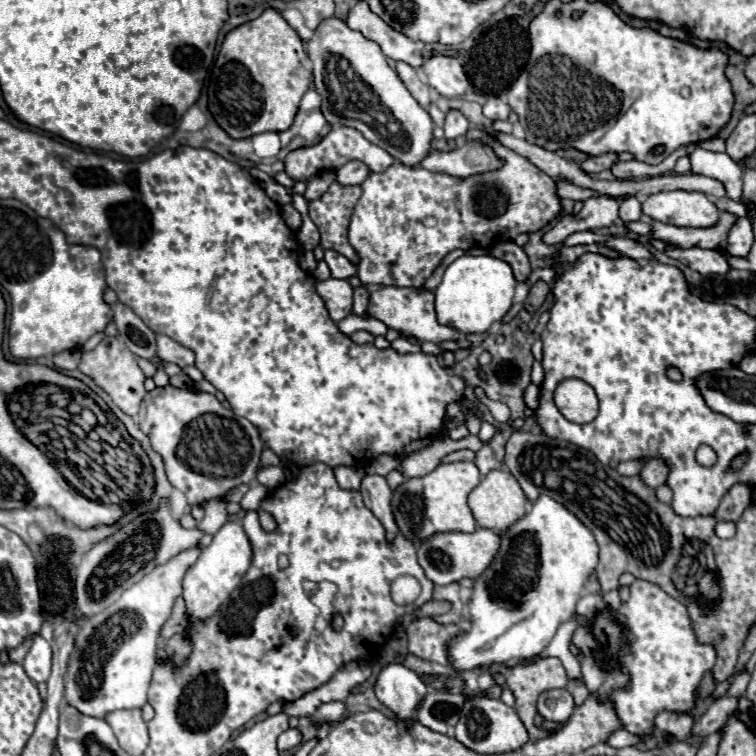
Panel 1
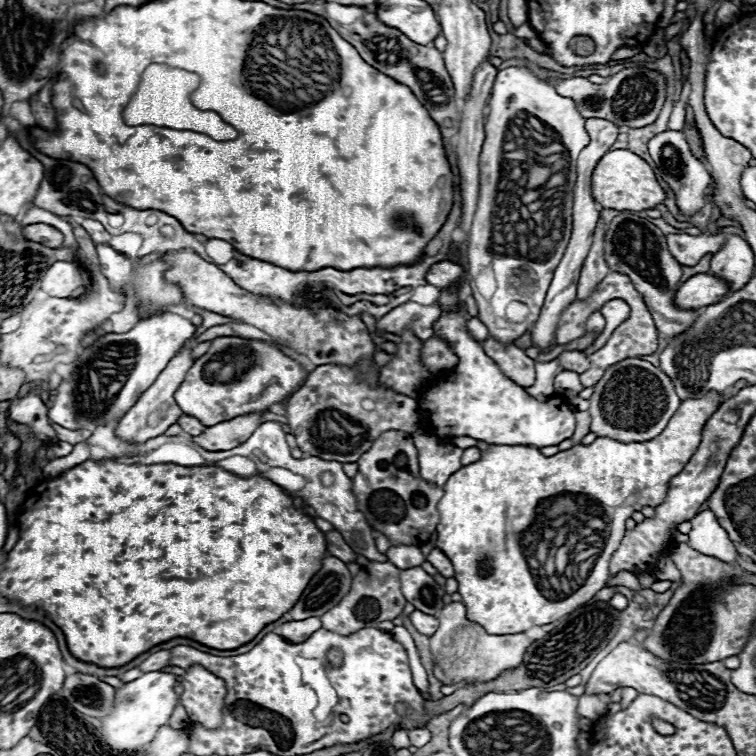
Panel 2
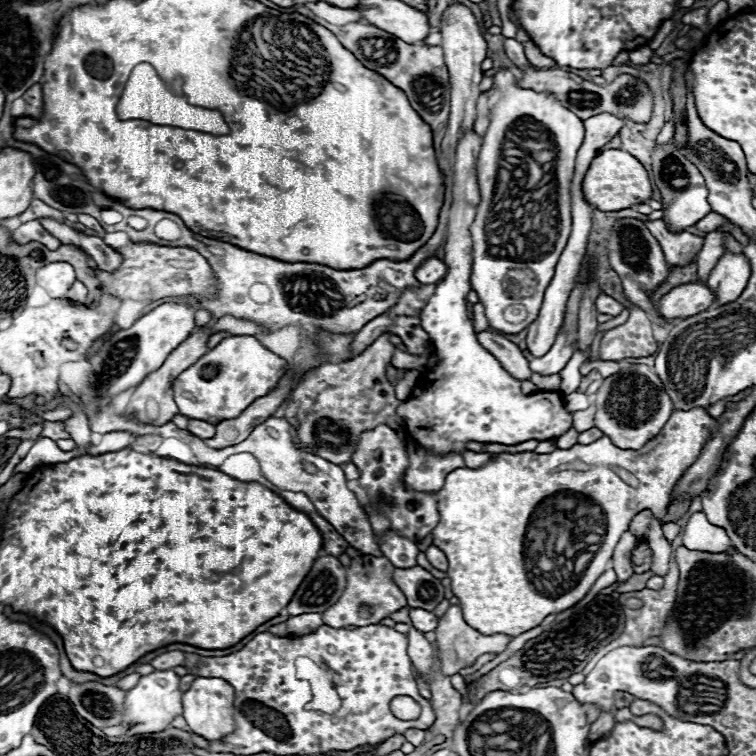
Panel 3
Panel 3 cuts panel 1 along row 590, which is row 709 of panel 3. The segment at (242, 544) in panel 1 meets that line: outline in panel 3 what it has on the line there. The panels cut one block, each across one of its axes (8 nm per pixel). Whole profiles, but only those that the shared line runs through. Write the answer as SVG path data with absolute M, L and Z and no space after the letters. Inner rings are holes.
M198 676L190 690L184 692L182 696L182 704L184 704L184 718L190 726L192 732L204 736L206 740L218 740L230 732L234 732L234 710L232 710L232 702L234 702L234 690L232 686L222 680L222 678L204 678Z

